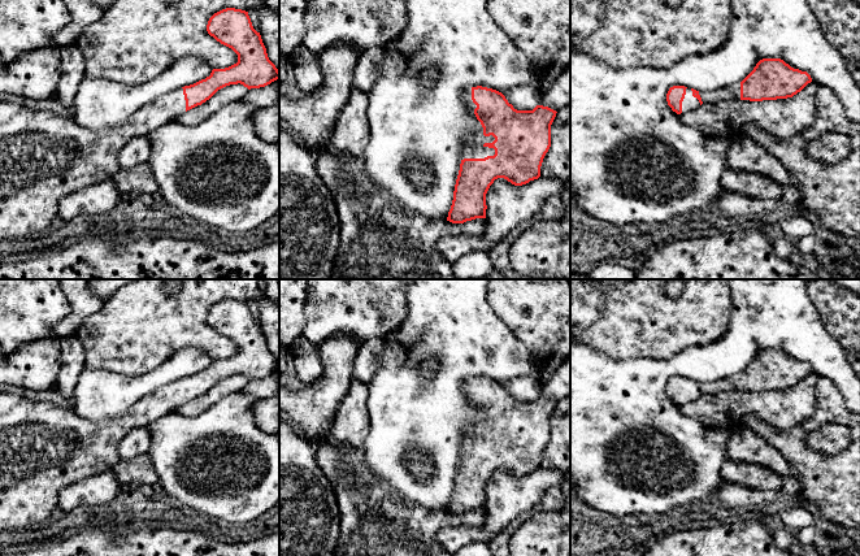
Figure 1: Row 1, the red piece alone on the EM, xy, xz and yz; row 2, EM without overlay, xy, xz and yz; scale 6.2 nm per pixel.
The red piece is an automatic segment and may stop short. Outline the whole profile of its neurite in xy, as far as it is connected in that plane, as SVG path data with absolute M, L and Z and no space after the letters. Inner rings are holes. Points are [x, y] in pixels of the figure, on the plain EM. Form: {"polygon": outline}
{"polygon": "M222 300L209 309L207 322L231 339L238 346L238 353L225 360L213 360L205 370L155 390L138 400L122 417L88 421L75 413L71 403L52 404L0 392L0 531L19 531L47 524L64 487L113 469L121 460L118 444L133 429L147 426L174 412L226 377L240 374L251 381L279 370L279 361L269 351L248 303Z"}

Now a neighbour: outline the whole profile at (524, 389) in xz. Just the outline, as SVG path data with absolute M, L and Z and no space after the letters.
M518 377L501 383L517 401L533 401L539 396L543 382L535 377Z

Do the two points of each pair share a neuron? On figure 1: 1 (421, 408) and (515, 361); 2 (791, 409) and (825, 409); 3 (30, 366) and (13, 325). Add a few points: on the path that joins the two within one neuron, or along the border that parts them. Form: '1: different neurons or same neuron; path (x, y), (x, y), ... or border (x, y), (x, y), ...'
1: same neuron; path (444, 385), (467, 363), (491, 361)
2: different neurons; border (816, 378), (816, 409), (808, 418)
3: different neurons; border (50, 335), (24, 343), (13, 352)

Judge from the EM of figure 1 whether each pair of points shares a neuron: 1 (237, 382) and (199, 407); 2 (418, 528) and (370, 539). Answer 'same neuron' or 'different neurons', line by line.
1: same neuron
2: same neuron

